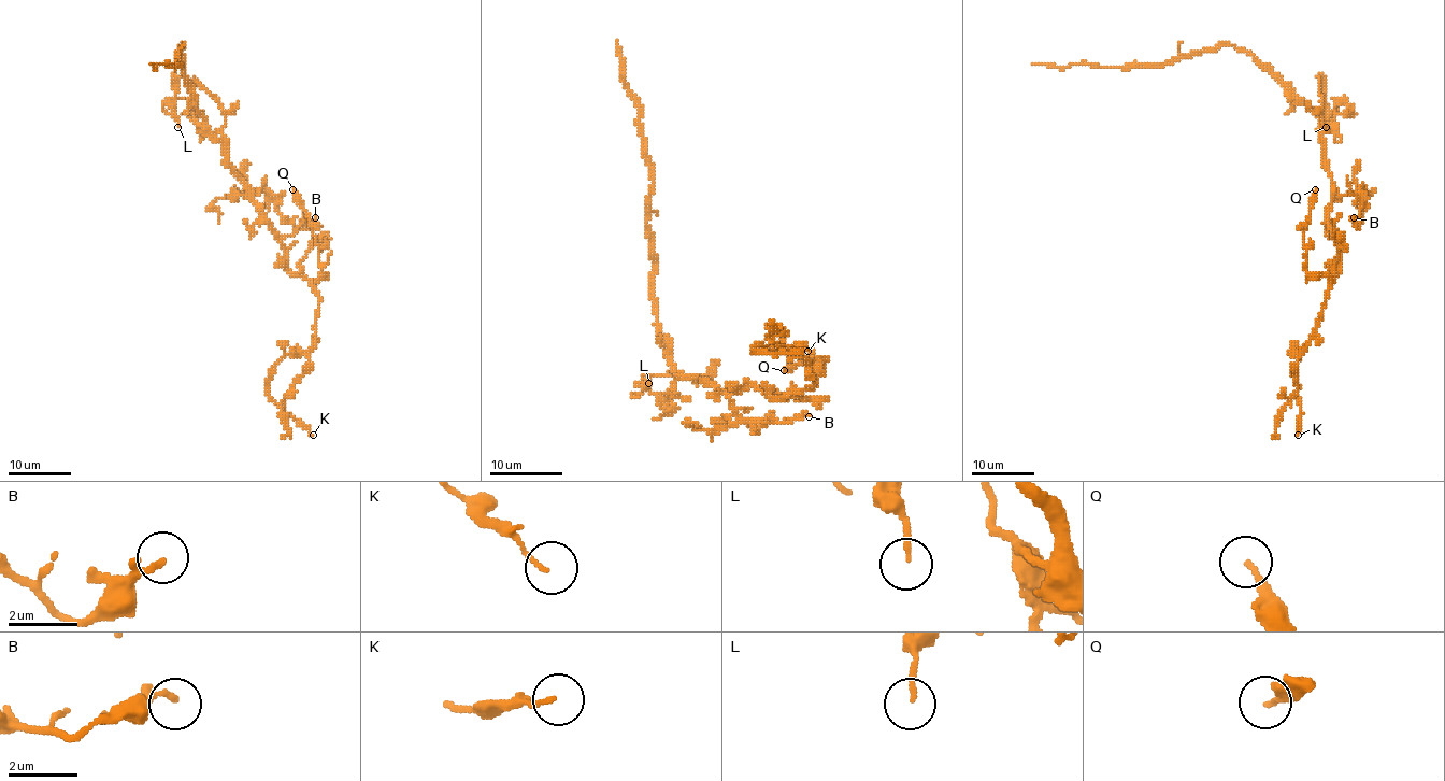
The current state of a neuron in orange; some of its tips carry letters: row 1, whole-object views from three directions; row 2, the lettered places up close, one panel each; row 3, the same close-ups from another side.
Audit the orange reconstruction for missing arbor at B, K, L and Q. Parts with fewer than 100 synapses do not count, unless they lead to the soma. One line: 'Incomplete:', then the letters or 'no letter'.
Incomplete: no letter

